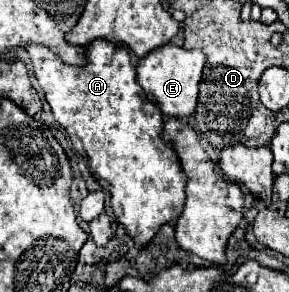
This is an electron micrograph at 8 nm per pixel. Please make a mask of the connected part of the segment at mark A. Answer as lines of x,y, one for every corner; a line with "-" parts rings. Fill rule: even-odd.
97,38
89,46
83,46
83,54
87,60
85,66
65,64
57,54
53,54
47,46
41,44
29,44
27,54
31,58
35,78
39,80
39,86
45,92
55,120
67,130
71,140
81,140
93,176
104,190
111,192
111,208
115,212
117,222
125,226
125,230
131,238
135,238
137,244
147,244
161,228
161,224
175,222
177,214
181,214
185,204
187,178
179,168
179,160
173,148
161,140
163,114
153,102
147,100
145,92
137,84
131,52
125,46
113,44
105,38

